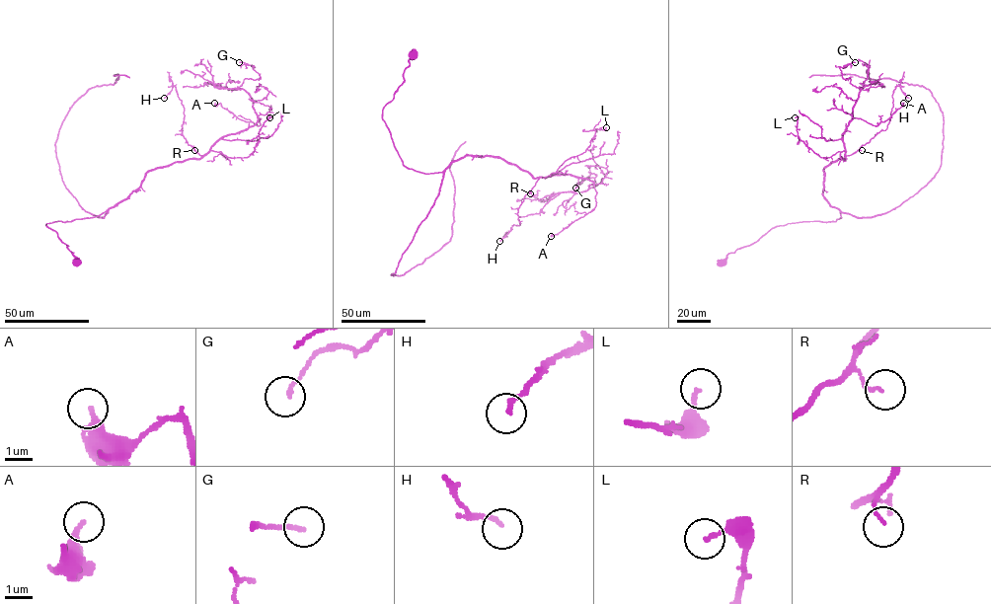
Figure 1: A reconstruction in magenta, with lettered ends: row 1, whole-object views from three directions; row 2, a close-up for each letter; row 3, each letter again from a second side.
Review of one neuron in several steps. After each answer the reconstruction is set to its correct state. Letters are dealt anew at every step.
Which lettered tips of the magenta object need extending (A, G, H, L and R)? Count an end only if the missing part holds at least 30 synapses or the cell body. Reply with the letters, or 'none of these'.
none of these

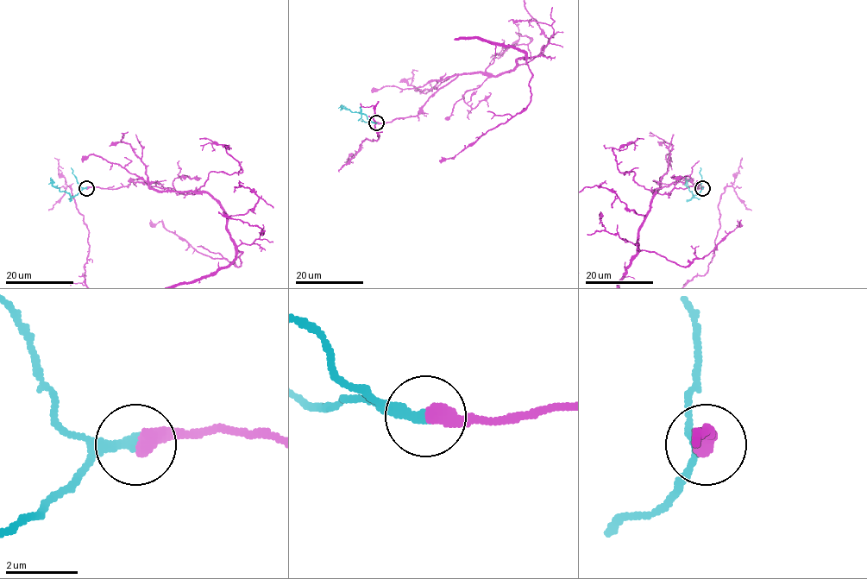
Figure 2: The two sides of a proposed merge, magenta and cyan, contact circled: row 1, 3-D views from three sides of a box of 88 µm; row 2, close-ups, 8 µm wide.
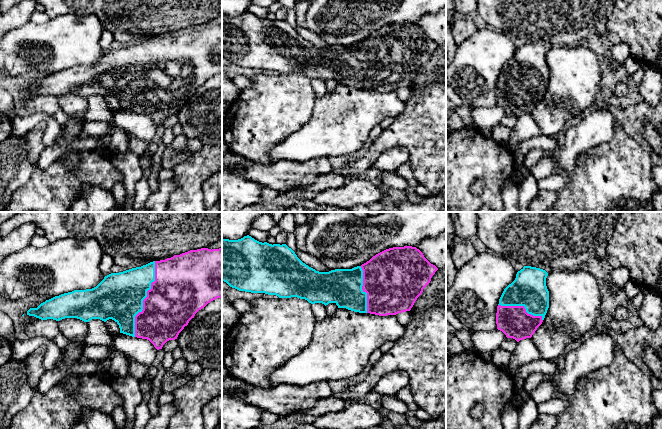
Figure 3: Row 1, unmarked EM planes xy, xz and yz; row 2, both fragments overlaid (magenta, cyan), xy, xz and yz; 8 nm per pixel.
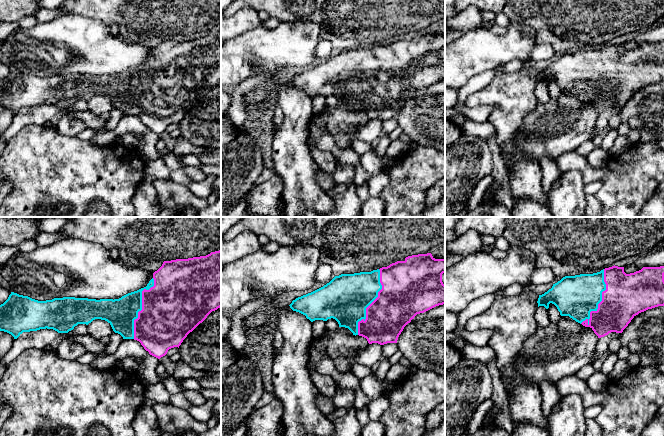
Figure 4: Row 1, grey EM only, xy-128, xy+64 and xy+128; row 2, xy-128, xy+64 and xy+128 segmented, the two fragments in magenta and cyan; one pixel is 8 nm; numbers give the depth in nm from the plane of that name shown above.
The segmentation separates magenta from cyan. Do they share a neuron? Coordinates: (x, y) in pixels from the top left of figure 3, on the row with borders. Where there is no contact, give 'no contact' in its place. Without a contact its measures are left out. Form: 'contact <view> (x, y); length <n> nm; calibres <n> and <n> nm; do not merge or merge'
contact xy (144, 299); length 650 nm; calibres 420 and 380 nm; merge

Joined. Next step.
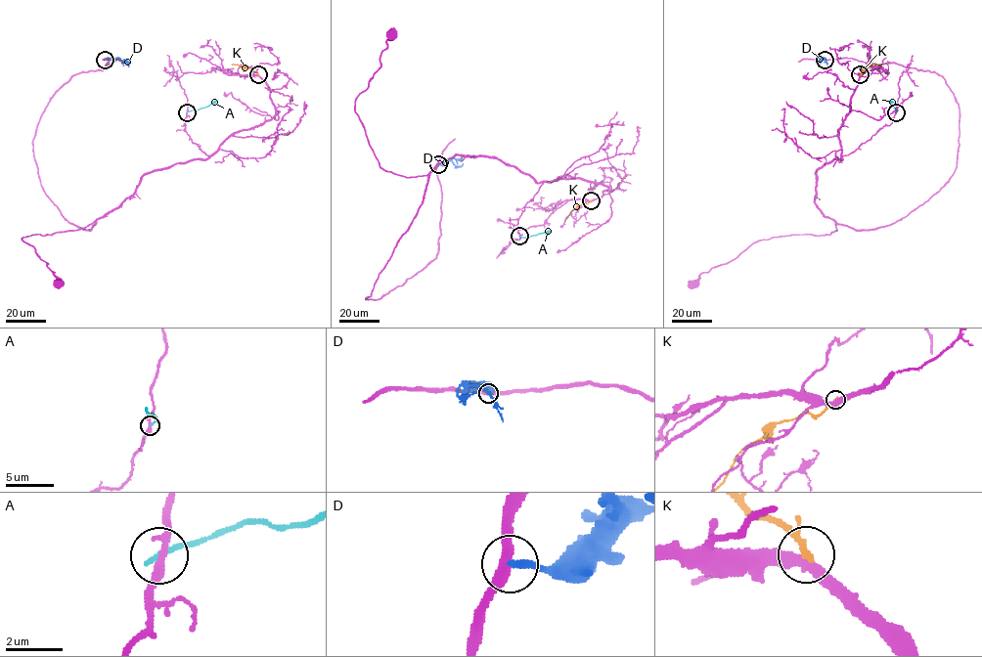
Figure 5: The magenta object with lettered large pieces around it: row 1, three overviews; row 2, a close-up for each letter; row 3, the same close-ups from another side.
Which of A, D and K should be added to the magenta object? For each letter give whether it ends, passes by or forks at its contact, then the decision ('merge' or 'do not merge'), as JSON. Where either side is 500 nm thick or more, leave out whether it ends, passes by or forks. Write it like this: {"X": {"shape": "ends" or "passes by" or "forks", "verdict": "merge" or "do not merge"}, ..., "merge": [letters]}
{"A": {"shape": "ends", "verdict": "do not merge"}, "D": {"shape": "ends", "verdict": "do not merge"}, "K": {"shape": "ends", "verdict": "do not merge"}, "merge": []}

